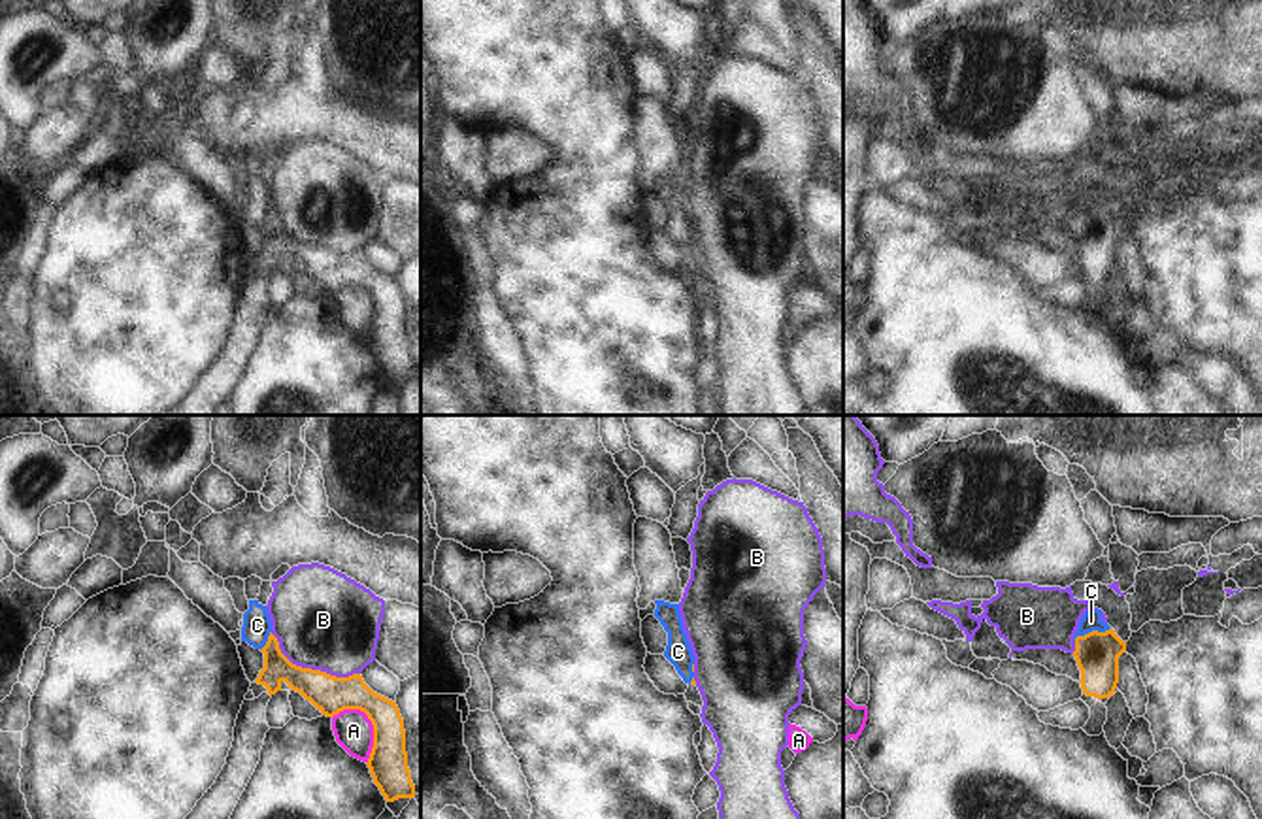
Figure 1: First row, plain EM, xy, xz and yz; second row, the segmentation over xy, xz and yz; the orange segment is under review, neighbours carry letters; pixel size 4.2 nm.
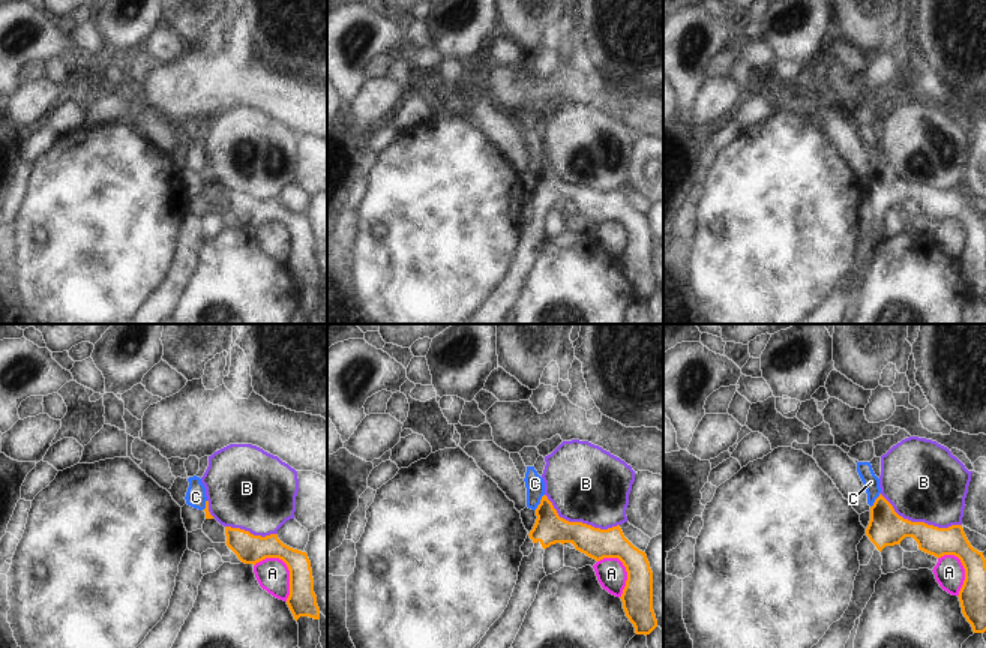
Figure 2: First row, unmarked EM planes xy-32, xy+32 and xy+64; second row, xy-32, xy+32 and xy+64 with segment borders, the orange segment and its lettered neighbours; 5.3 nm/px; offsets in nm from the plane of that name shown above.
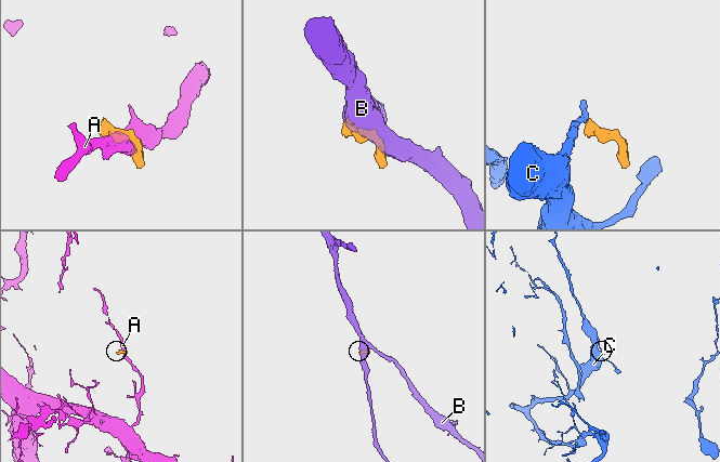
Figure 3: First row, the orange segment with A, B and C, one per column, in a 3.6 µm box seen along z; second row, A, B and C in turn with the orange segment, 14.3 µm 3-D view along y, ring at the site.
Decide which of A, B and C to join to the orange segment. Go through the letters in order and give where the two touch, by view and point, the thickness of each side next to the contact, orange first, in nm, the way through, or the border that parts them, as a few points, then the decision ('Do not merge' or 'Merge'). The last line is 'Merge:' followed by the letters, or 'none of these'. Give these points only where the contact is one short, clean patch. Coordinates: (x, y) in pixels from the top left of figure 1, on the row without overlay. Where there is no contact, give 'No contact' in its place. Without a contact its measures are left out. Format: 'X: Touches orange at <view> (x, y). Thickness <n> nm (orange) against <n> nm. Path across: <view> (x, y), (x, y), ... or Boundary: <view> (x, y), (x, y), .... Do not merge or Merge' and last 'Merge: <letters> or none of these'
A: Touches orange at xy (374, 306). Thickness 170 nm (orange) against 170 nm. Do not merge
B: Touches orange at xy (310, 246). Thickness 160 nm (orange) against 420 nm. Do not merge
C: Touches orange at yz (1093, 208). Thickness 190 nm (orange) against 80 nm. Boundary: yz (1110, 204), (1089, 208), (1074, 217). Do not merge
Merge: none of these

